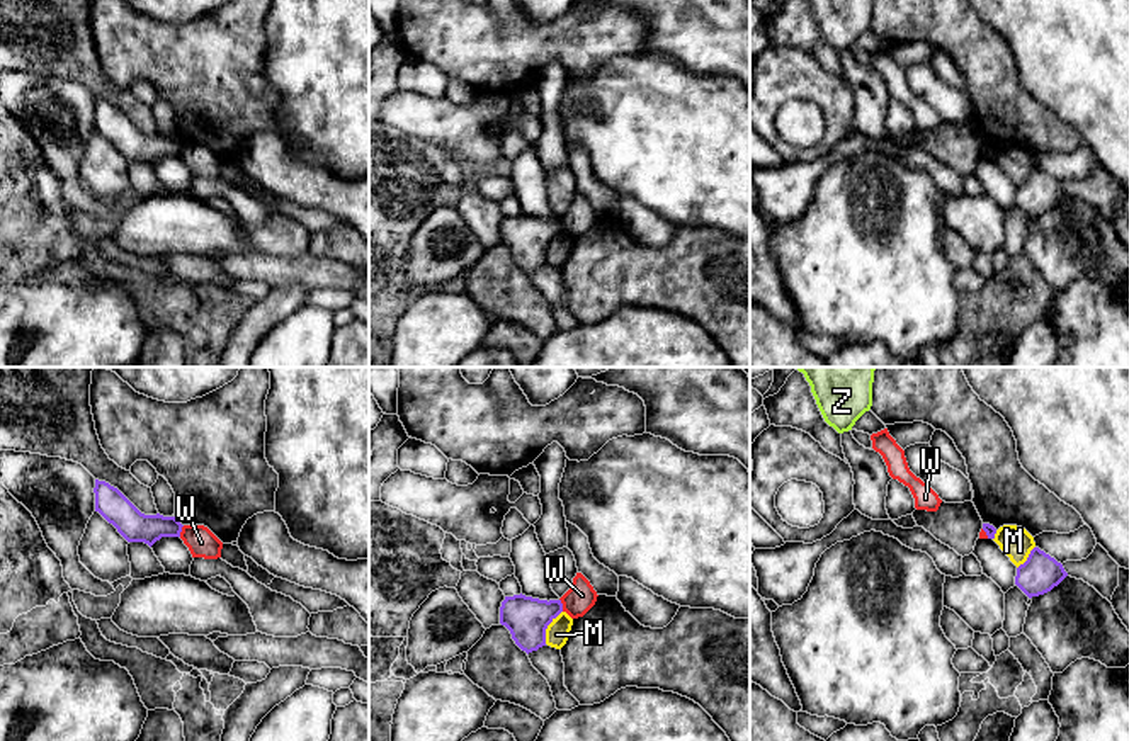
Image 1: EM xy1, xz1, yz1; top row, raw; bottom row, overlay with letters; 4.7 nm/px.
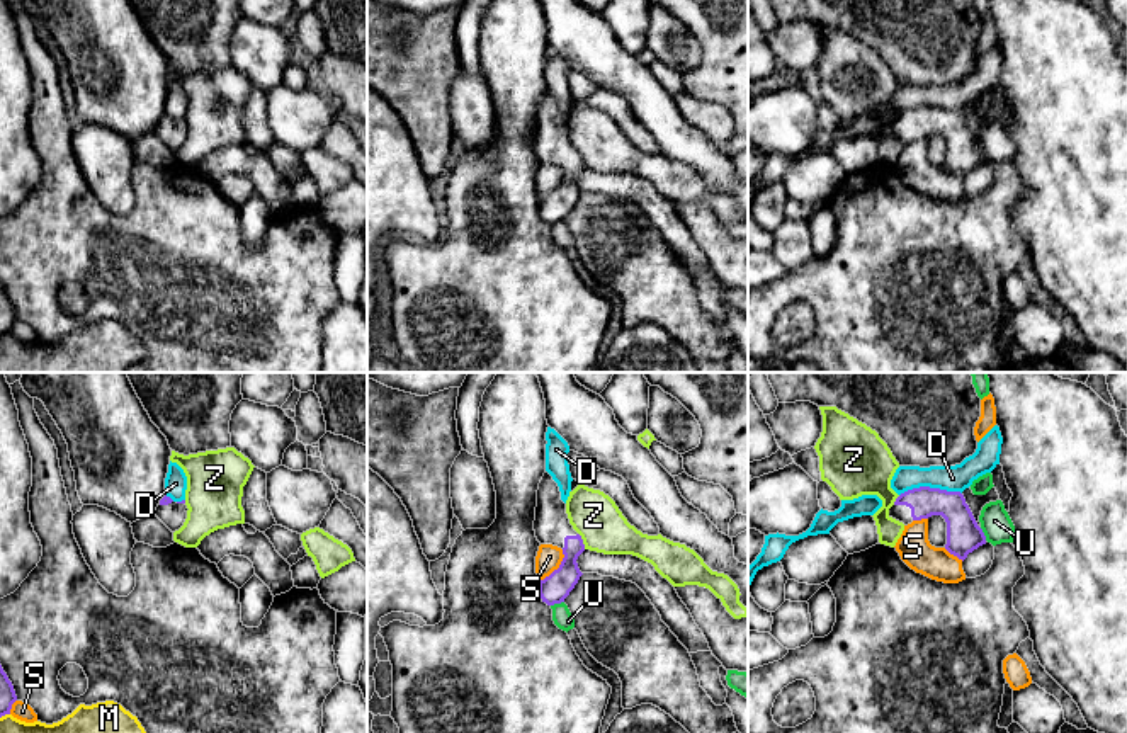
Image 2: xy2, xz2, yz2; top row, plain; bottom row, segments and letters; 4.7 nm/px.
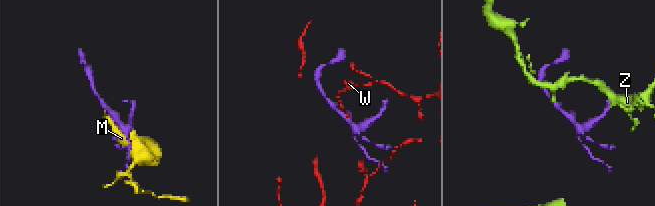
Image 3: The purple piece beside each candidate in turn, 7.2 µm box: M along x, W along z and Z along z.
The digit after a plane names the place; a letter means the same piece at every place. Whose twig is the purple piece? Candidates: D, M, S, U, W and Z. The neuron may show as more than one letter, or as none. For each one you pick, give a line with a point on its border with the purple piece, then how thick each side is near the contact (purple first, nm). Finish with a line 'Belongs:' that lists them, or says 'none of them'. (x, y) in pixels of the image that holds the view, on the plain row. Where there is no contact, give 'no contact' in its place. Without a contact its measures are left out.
Belongs: none of them

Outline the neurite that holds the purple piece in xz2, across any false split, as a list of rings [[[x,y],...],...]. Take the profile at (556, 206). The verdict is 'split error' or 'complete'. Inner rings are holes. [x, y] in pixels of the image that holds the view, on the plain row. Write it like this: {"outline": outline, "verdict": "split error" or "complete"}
{"outline": [[[547,90],[537,109],[534,150],[541,163],[552,163],[563,168],[564,177],[559,187],[539,199],[542,221],[547,224],[561,223],[583,194],[576,179],[585,170],[585,163],[569,143],[559,105]]], "verdict": "split error"}

